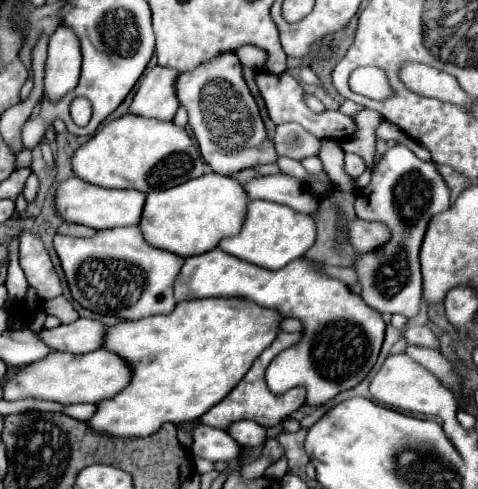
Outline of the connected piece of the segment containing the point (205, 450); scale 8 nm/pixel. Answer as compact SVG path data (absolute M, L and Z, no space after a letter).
M198 424L194 430L192 454L212 462L236 462L242 454L242 446L224 430Z

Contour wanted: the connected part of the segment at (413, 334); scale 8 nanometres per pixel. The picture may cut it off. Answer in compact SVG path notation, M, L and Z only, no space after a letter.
M408 326L404 330L404 340L408 344L416 344L416 346L426 346L426 348L434 348L434 350L438 348L438 340L428 326Z

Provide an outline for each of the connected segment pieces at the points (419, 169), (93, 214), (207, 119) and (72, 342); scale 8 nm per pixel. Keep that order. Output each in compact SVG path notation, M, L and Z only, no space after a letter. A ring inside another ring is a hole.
M402 144L392 146L376 160L372 182L358 192L354 208L358 218L368 222L382 222L390 228L390 240L374 252L358 254L354 270L360 282L362 300L380 314L404 314L414 318L422 298L422 276L418 252L430 218L450 206L450 192L438 174L434 162L420 160Z
M76 176L64 180L54 192L54 208L64 222L84 224L96 230L112 228L112 226L136 226L142 214L144 200L146 194L138 190L108 190L100 186L96 188L94 184L88 184Z
M220 52L220 56L214 56L214 60L210 60L208 64L200 64L192 72L178 74L176 94L178 94L178 102L188 112L188 124L194 132L194 138L198 140L202 158L214 172L230 176L232 172L238 172L238 170L244 170L250 166L276 162L276 150L272 148L270 140L266 138L266 130L264 130L264 124L262 124L262 118L258 112L258 106L242 78L242 66L234 54Z
M78 318L72 324L60 324L52 330L38 330L40 340L48 344L52 350L70 352L70 354L86 354L98 350L104 336L104 326L96 320Z

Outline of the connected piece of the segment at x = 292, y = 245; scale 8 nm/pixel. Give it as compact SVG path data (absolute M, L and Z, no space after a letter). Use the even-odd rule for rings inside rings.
M250 200L242 230L236 236L220 240L218 248L256 266L268 270L280 270L290 260L304 256L306 250L314 244L314 240L316 240L316 226L308 214L294 212L284 204L276 204L268 200Z

